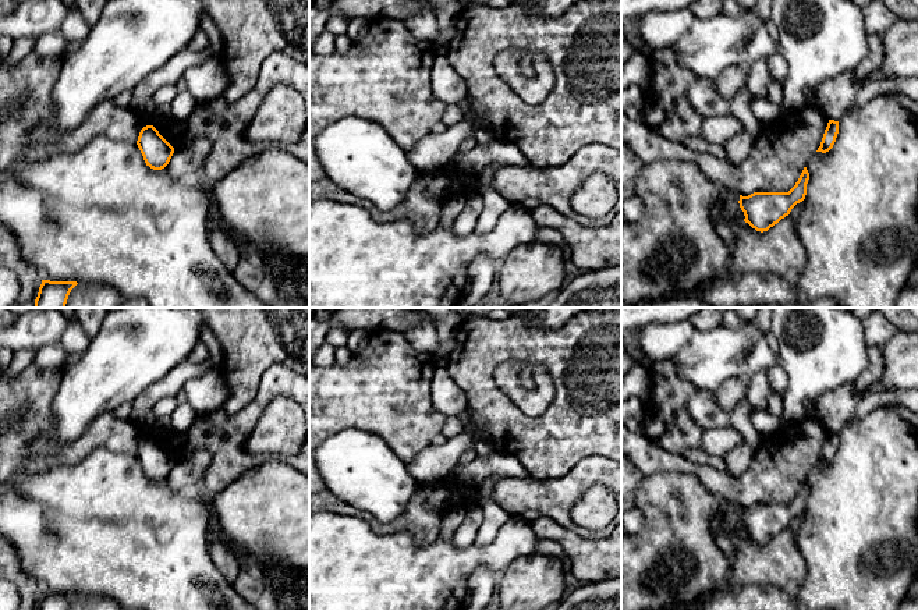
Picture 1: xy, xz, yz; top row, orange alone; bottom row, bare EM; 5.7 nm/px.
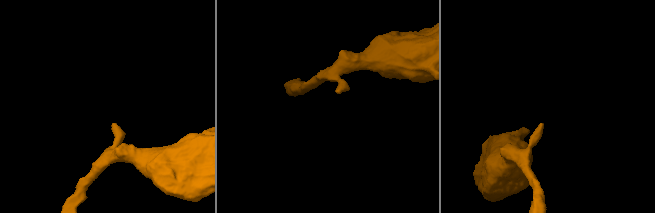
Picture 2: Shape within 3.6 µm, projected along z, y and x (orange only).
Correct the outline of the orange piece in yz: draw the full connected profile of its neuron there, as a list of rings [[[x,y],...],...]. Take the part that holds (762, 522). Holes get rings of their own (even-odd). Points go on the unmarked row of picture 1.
[[[804,479],[798,493],[788,504],[754,504],[748,508],[740,507],[738,515],[745,528],[744,533],[756,543],[768,543],[788,528],[797,515],[805,511],[808,492],[809,485]]]

